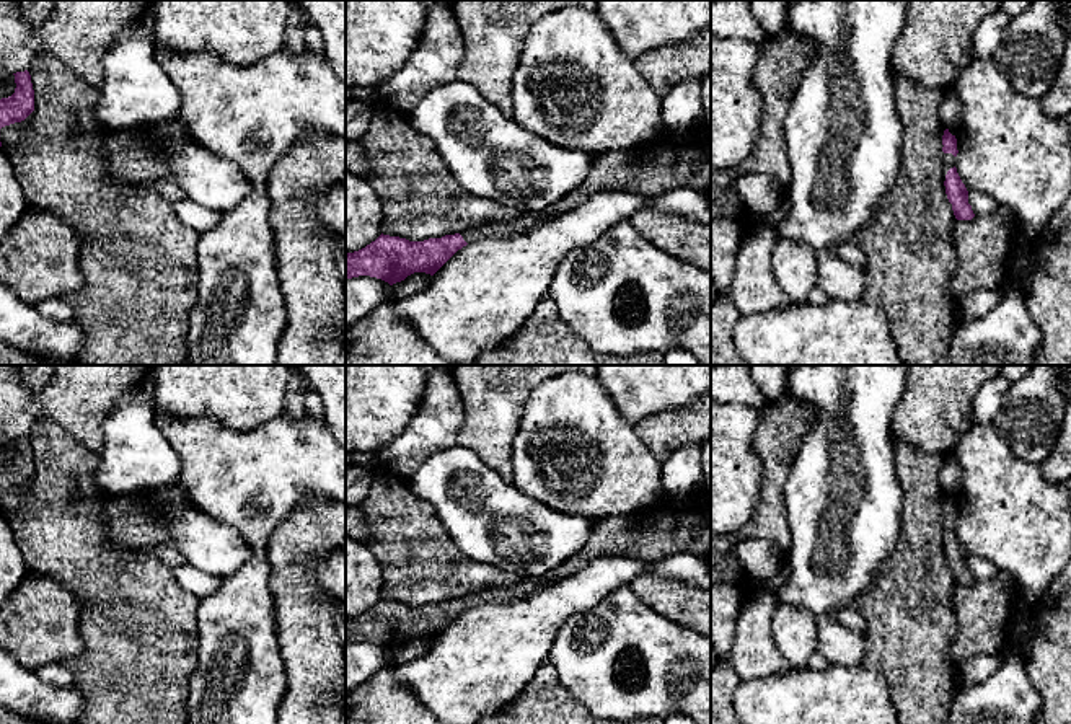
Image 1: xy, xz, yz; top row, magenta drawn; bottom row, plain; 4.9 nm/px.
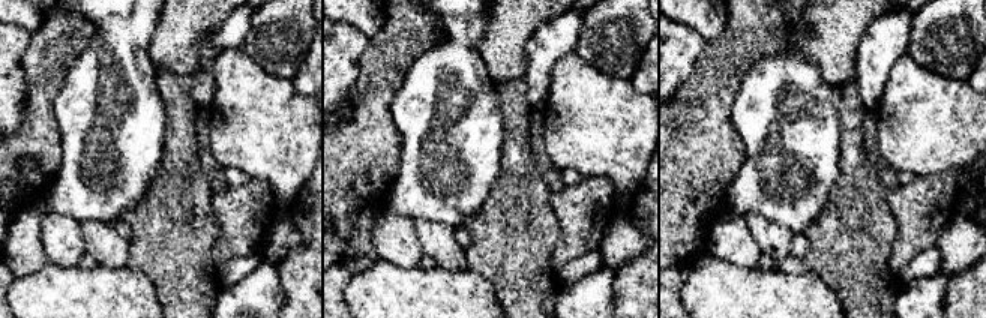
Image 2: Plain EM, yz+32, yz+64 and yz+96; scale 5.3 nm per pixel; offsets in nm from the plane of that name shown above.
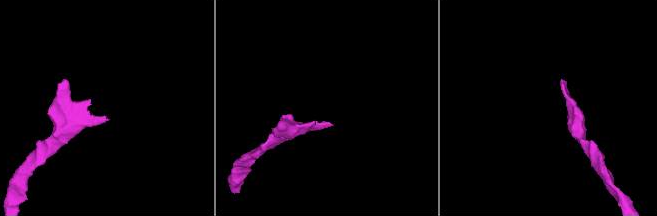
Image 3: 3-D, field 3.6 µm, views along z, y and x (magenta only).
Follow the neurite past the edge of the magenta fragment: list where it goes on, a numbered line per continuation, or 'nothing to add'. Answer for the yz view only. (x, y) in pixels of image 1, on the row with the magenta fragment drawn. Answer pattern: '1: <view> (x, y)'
1: yz (947, 158)

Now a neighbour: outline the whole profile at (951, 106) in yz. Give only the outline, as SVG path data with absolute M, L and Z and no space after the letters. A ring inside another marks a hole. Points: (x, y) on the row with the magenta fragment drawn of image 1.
M954 83L942 90L939 104L939 117L944 121L945 129L957 129L962 119L962 101L954 88Z

